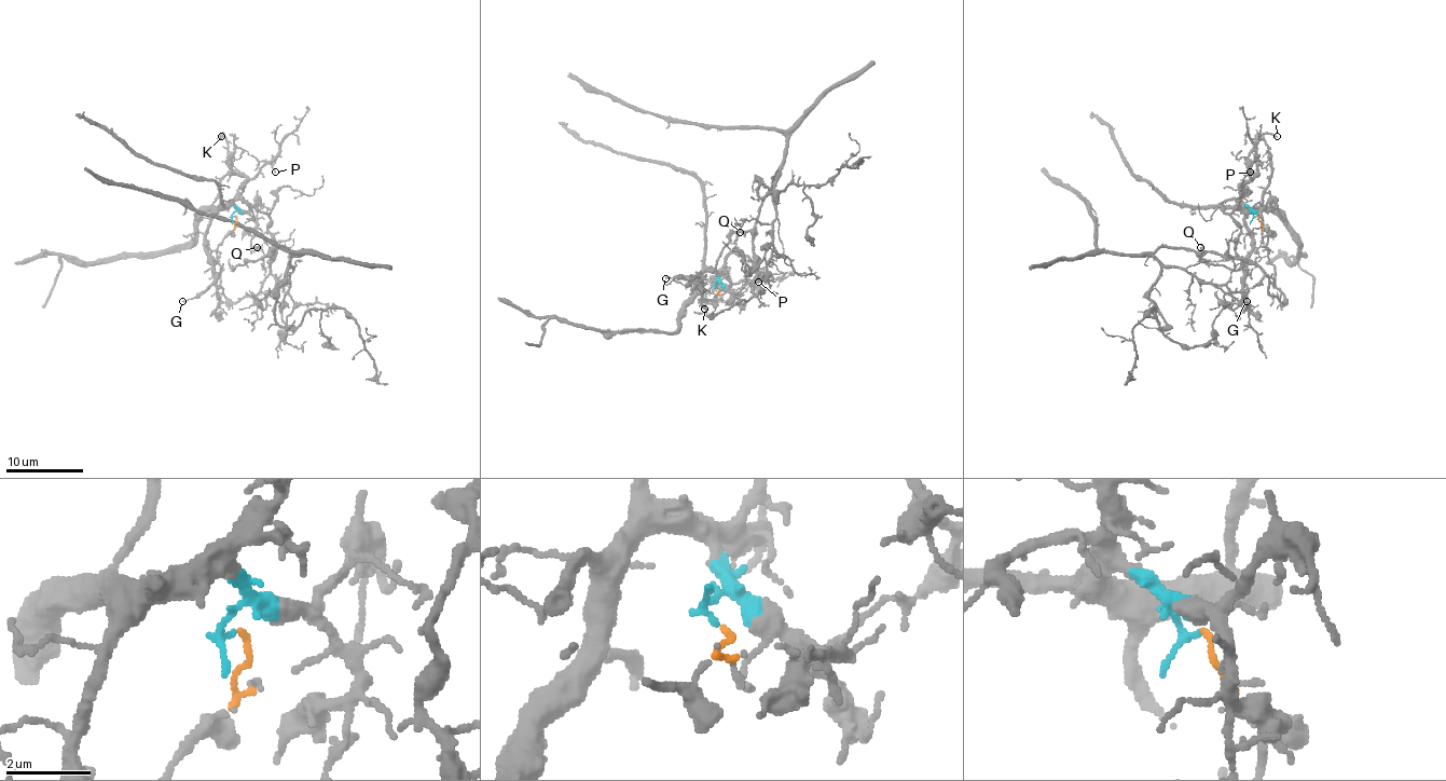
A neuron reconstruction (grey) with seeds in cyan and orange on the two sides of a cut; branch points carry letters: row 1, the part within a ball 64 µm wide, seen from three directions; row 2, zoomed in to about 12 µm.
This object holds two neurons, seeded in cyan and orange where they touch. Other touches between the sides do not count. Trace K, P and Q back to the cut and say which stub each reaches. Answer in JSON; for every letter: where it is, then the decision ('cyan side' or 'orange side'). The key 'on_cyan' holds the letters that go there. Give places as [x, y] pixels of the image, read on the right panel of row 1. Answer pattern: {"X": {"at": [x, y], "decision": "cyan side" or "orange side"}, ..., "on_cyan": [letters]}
{"K": {"at": [1277, 136], "decision": "cyan side"}, "P": {"at": [1250, 172], "decision": "cyan side"}, "Q": {"at": [1200, 247], "decision": "orange side"}, "on_cyan": ["K", "P"]}

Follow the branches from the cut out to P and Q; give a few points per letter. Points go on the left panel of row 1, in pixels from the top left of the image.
P: (233, 215), (242, 188), (267, 163), (276, 173)
Q: (235, 215), (233, 229), (216, 251), (220, 286), (232, 301), (252, 298), (270, 271), (270, 251), (257, 247)

